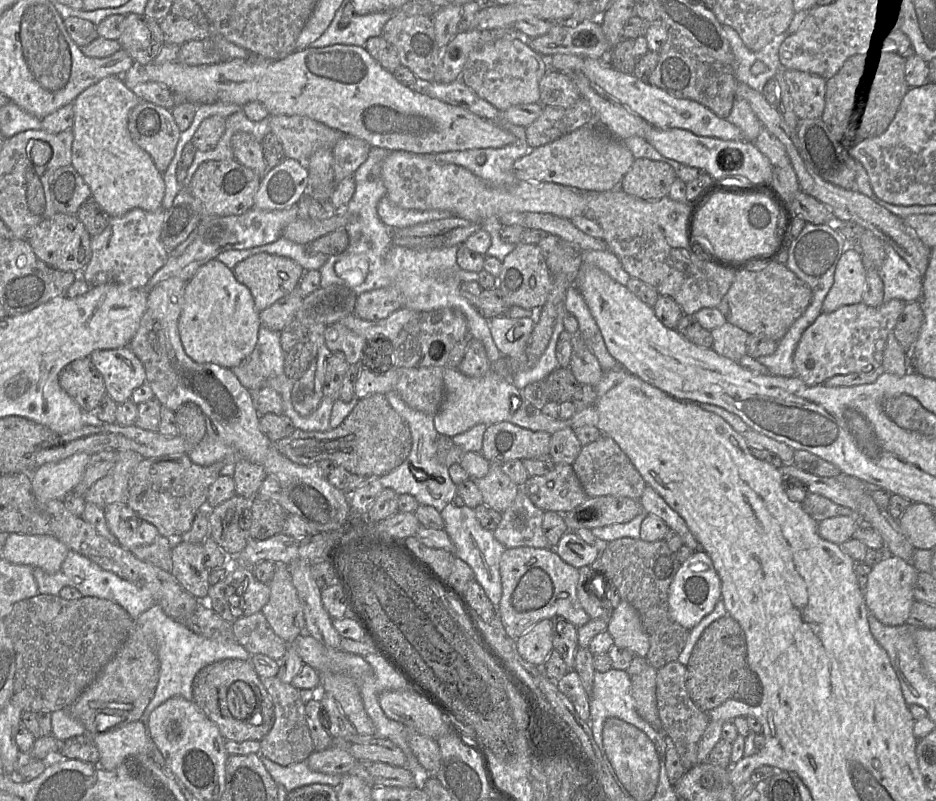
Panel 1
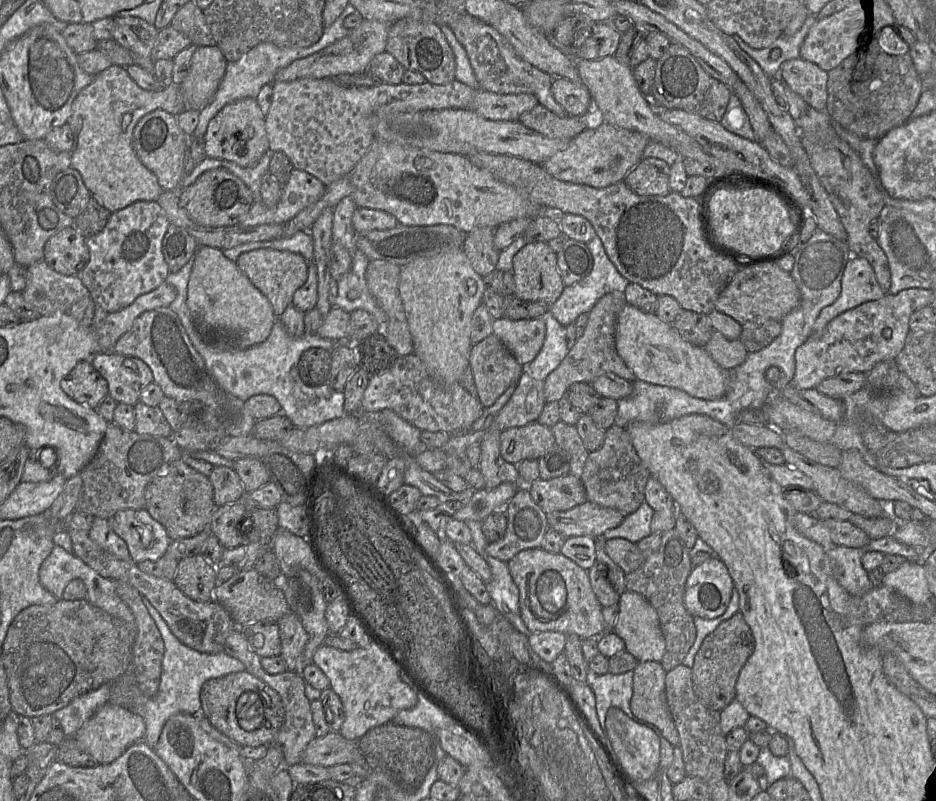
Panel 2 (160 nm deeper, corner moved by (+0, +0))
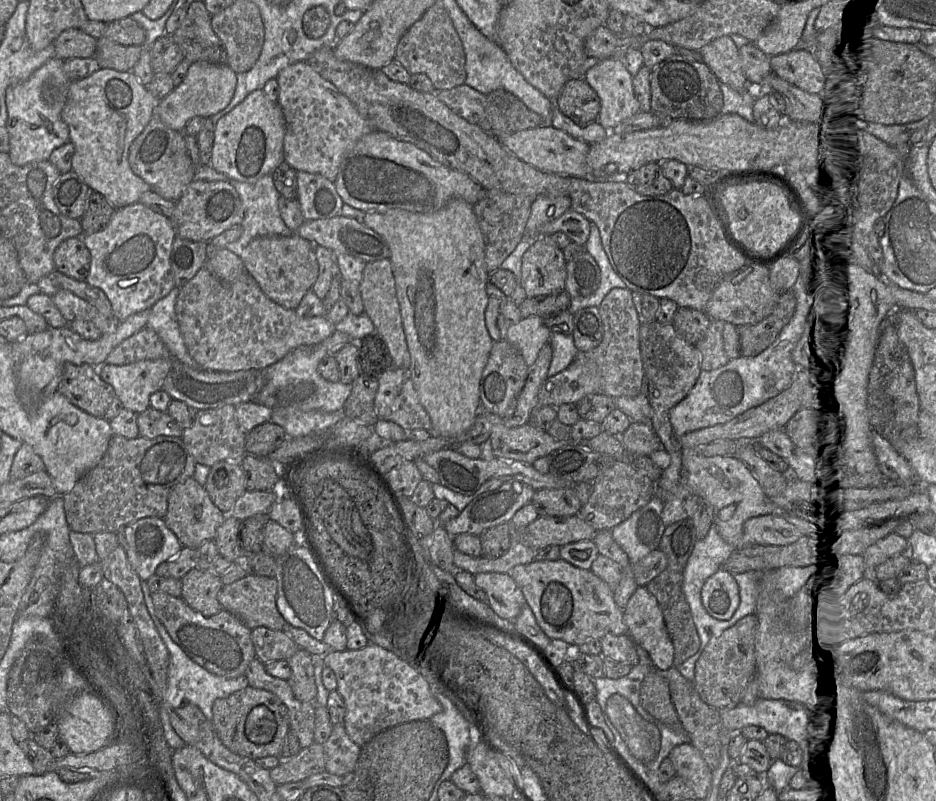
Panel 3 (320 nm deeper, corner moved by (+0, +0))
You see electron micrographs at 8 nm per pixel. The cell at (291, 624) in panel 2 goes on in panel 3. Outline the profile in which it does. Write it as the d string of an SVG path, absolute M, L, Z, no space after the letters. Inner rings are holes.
M304 649L286 660L291 668L287 680L294 696L302 702L315 702L317 688L314 681L313 655Z

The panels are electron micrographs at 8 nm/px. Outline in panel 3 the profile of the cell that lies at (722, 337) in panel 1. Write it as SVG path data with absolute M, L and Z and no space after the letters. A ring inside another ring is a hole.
M712 320L705 336L695 345L700 355L701 369L704 371L718 369L730 361L723 344L725 323L721 320Z

